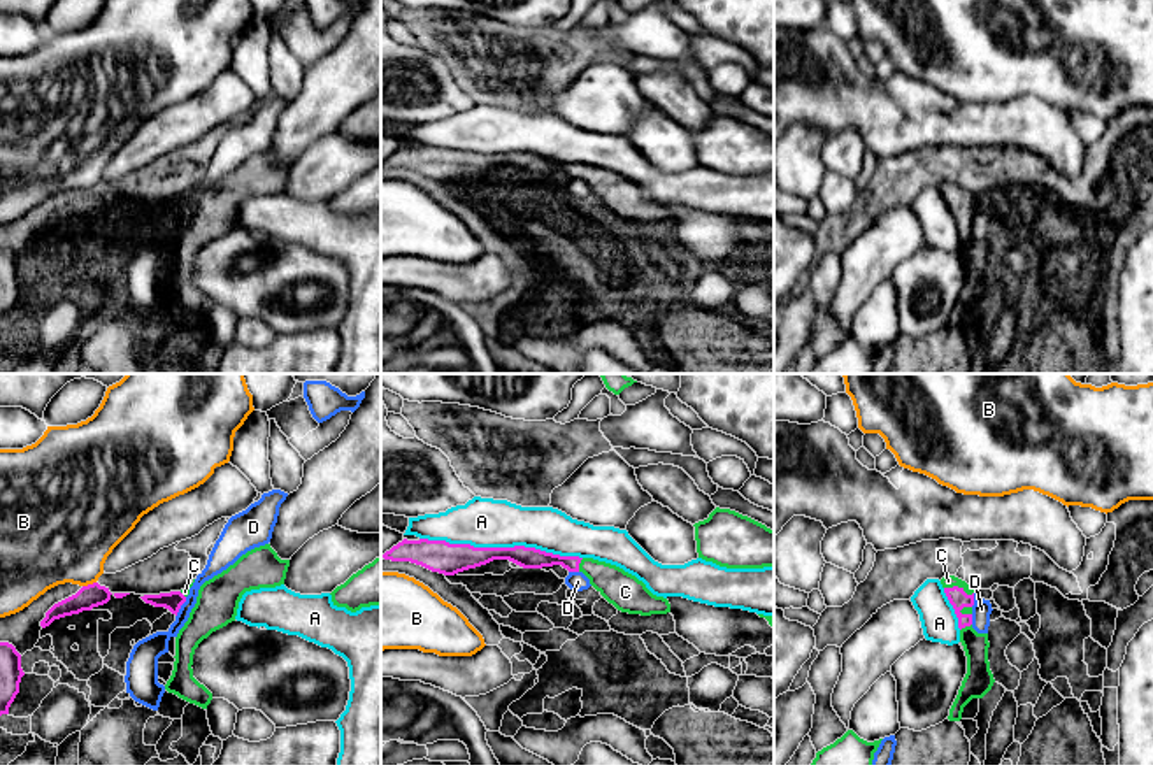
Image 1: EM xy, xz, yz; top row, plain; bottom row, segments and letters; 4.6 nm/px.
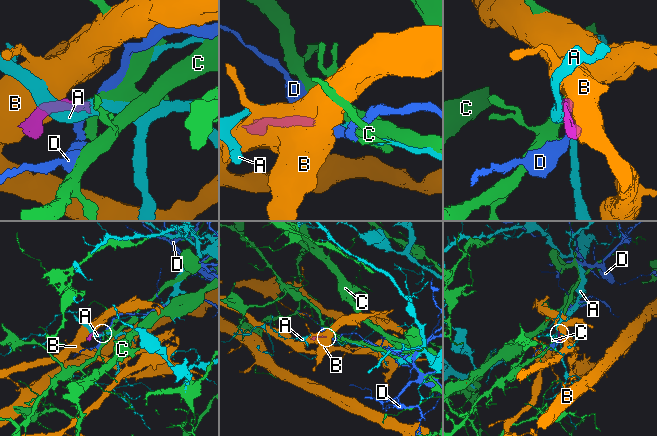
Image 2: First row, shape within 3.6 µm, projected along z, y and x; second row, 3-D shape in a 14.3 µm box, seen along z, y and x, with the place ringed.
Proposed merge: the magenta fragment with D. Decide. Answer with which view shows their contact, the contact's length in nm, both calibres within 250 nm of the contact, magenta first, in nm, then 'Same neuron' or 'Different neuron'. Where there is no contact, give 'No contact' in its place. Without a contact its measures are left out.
Touches magenta in xy. Shared border 110 nm. Thickness 90 nm (magenta) against 120 nm. Different neuron

